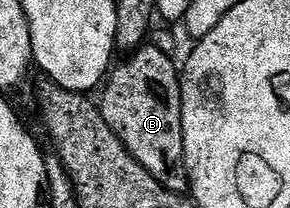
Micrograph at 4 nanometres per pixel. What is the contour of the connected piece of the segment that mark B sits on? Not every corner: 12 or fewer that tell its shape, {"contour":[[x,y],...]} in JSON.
{"contour":[[143,45],[109,72],[100,110],[170,191],[190,174],[182,80]]}

